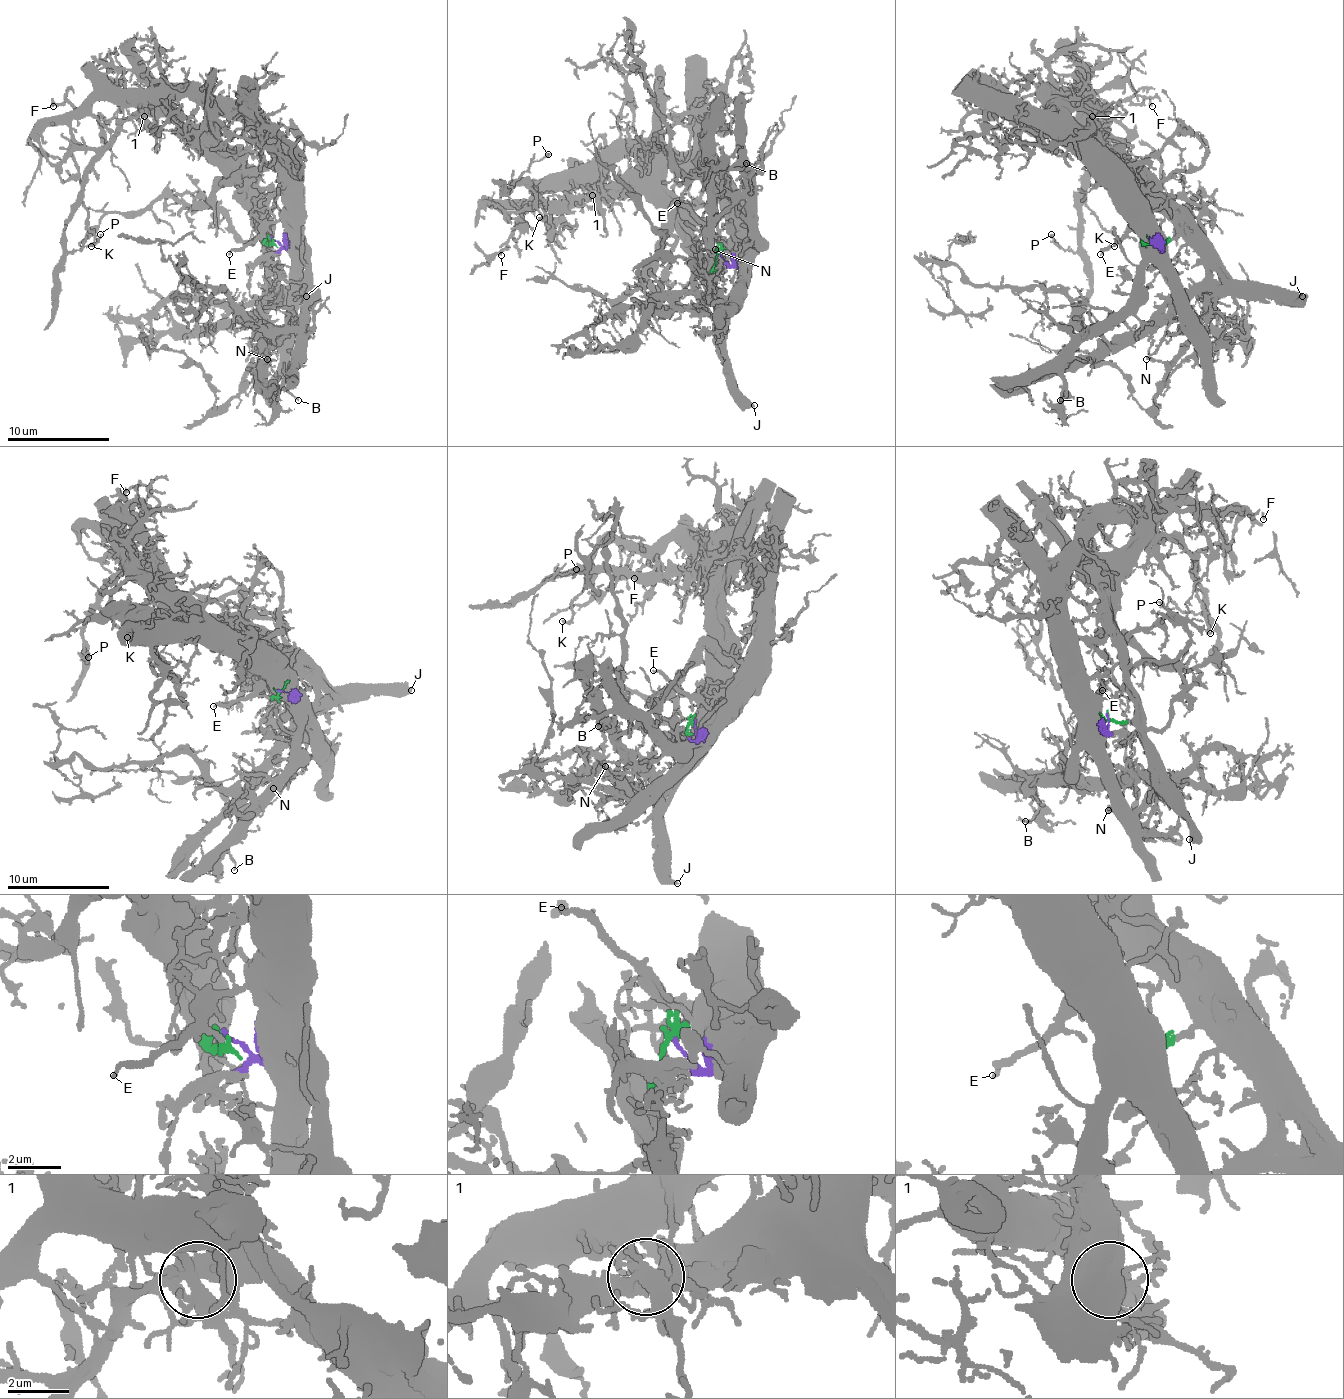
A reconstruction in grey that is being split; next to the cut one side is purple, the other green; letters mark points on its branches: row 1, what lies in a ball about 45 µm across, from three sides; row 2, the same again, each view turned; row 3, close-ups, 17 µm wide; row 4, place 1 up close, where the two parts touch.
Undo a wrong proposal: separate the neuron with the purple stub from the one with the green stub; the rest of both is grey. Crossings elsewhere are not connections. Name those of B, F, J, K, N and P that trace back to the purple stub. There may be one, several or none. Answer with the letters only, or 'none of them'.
B, F

